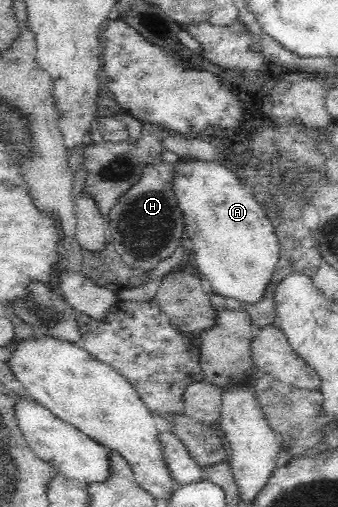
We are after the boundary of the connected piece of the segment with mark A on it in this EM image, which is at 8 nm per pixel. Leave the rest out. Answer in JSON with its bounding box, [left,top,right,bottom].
[174,157,280,305]

